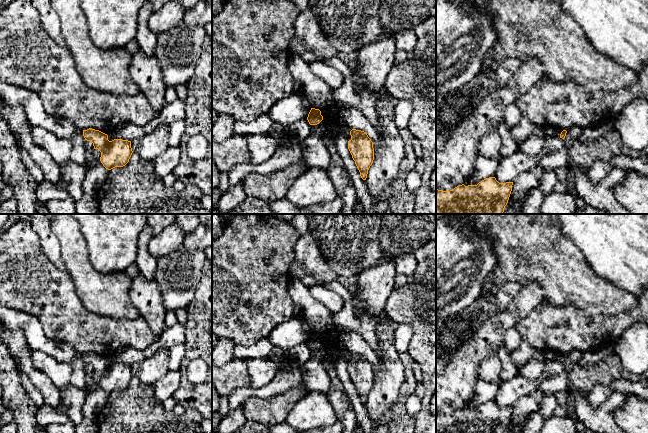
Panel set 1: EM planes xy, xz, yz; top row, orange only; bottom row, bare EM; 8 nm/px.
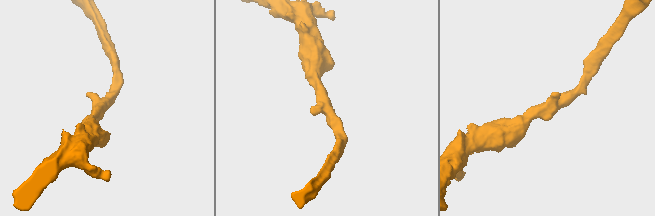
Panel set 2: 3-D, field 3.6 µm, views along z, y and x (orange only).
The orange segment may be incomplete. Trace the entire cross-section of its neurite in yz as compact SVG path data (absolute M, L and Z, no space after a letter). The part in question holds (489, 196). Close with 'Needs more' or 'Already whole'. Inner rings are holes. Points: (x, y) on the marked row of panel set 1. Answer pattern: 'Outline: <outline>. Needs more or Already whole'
Outline: M489 177L477 185L462 184L450 191L436 189L436 214L503 214L512 185Z. Already whole

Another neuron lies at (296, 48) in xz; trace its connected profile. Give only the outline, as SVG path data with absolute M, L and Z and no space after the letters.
M296 36L292 39L290 43L291 54L300 56L308 51L309 49L306 46L303 46Z

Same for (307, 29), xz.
M309 7L298 15L294 27L295 36L309 52L324 58L338 56L339 51L330 44L321 30L316 15Z

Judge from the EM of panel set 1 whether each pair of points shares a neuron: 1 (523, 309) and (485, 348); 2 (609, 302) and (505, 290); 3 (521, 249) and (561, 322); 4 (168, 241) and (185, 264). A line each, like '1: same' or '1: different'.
1: same
2: different
3: different
4: different

